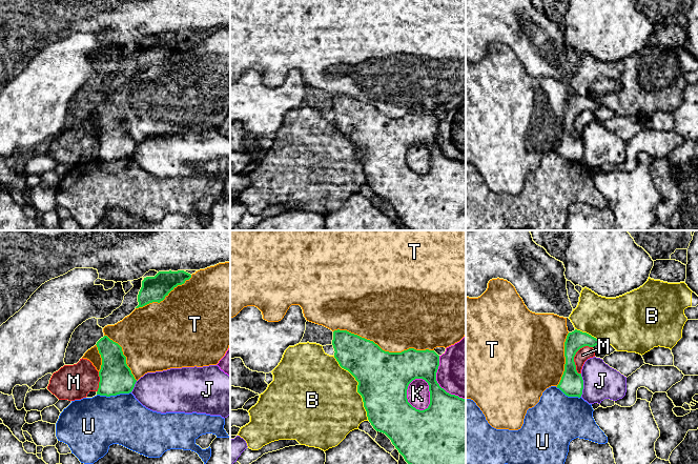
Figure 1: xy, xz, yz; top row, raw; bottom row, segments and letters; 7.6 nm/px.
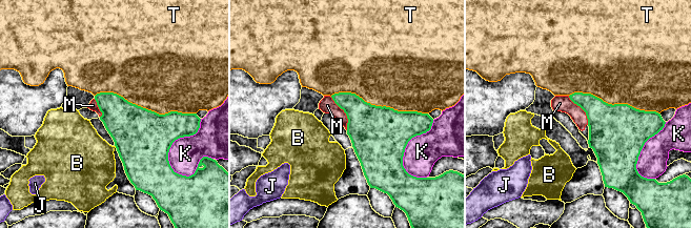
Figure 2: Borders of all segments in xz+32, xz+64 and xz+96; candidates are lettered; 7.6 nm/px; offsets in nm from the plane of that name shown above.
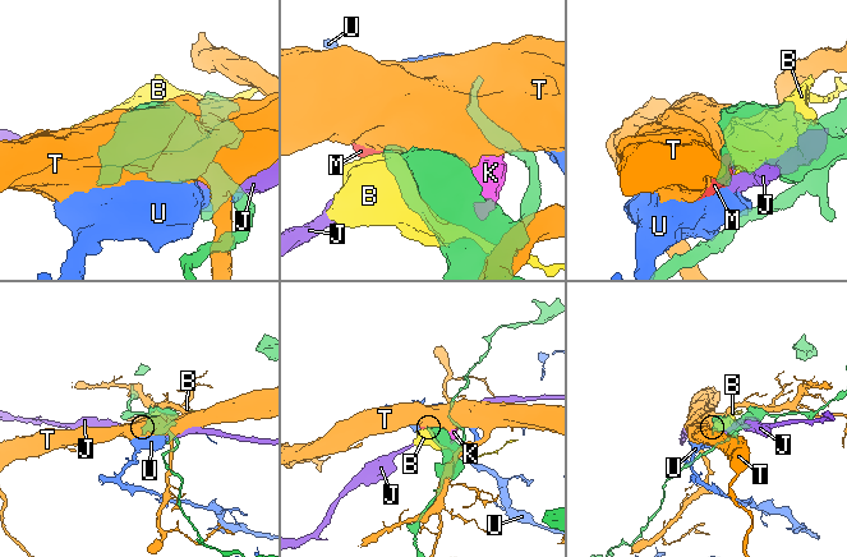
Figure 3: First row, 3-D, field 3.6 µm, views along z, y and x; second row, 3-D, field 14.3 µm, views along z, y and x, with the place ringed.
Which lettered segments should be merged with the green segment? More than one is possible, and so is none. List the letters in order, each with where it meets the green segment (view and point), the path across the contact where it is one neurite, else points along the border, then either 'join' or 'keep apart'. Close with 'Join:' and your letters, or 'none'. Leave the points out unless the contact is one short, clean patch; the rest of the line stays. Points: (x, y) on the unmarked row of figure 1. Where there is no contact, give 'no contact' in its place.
B: contact xz (357, 152); keep apart
J: contact yz (582, 149); keep apart
K: contact xz (429, 155); keep apart
M: contact yz (574, 120); border yz (592, 111), (582, 111), (576, 117), (574, 128), (578, 138); keep apart
T: contact xz (384, 115); keep apart
U: contact xy (114, 159); border xy (130, 156), (109, 160), (97, 159); keep apart
Join: none

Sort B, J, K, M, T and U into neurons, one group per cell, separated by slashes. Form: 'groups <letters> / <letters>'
groups B / J K / M / T / U

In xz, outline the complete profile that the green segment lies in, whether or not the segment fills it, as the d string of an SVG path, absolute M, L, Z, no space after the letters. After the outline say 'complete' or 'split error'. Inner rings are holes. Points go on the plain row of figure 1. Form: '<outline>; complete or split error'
M340 94L333 96L332 109L340 130L358 146L357 157L363 162L369 186L376 196L391 204L410 230L466 230L466 164L447 157L437 147L439 120L434 115L409 113L402 117L389 117L373 105ZM415 143L423 143L429 149L430 168L424 175L413 172L407 163L408 150Z; complete

